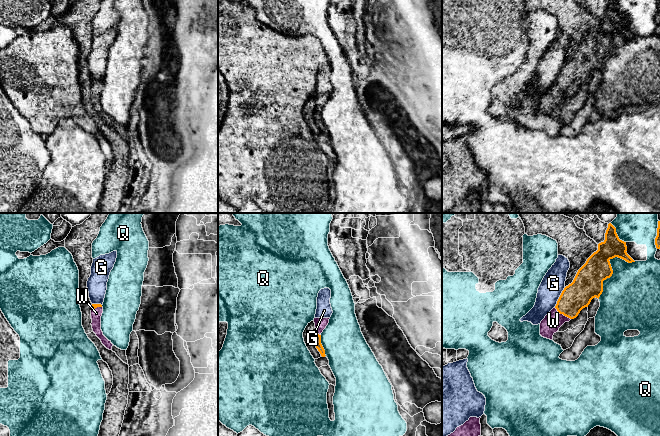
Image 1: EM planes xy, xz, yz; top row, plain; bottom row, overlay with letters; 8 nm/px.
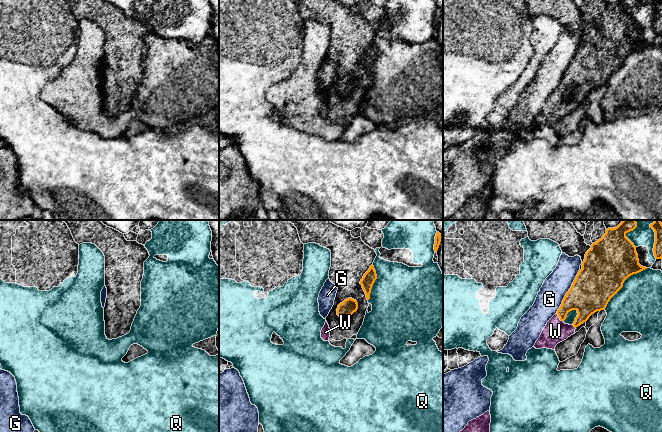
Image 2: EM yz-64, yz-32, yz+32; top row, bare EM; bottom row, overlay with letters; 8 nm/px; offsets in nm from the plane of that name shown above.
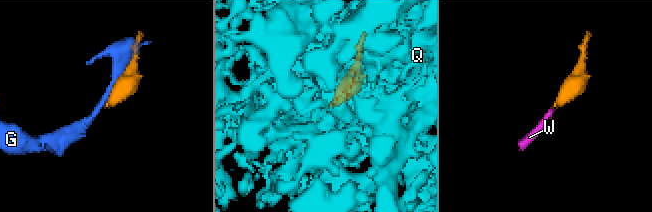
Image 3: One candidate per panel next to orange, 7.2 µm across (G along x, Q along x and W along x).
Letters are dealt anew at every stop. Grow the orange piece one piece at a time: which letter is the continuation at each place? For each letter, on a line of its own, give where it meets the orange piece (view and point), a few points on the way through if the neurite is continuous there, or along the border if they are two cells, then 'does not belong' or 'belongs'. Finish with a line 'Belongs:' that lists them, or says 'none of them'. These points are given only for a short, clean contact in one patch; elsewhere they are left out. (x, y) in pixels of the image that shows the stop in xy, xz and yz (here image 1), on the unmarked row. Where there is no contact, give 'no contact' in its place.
G: yz (559, 73) | does not belong
Q: yz (611, 43) | does not belong
W: yz (562, 89) | across yz (577, 71), (562, 89), (553, 96) | belongs
Belongs: W

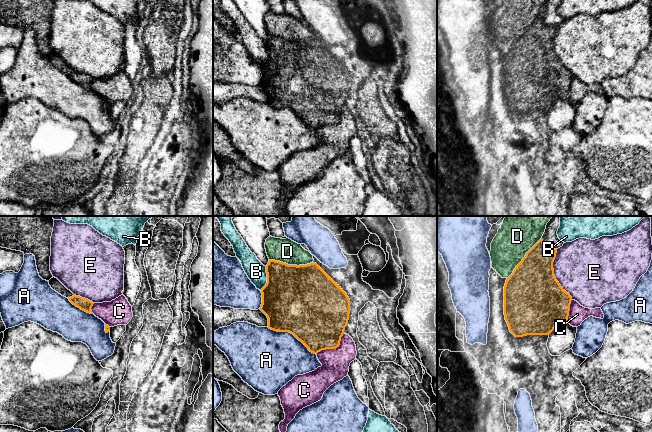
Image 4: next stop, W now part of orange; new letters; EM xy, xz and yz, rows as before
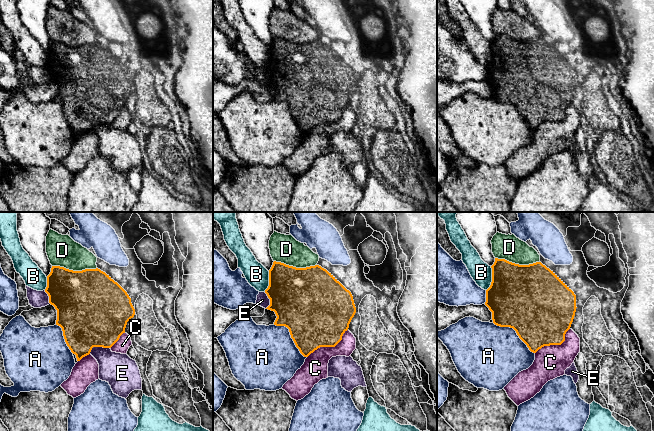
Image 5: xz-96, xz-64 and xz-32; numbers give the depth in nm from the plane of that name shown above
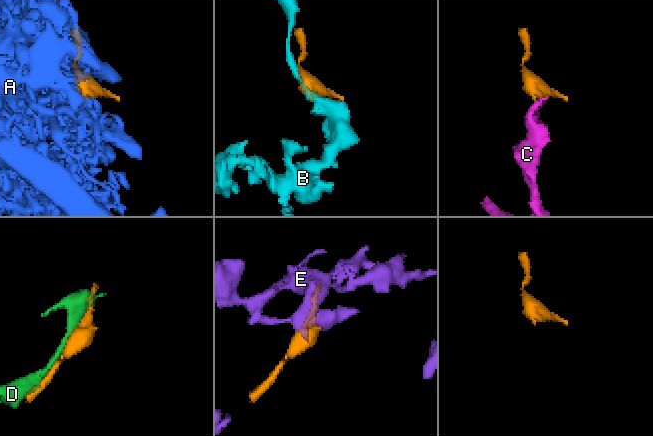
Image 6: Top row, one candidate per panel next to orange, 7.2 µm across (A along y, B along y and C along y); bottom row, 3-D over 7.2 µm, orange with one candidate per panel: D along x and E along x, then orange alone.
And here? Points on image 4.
A: xz (291, 109) | does not belong
B: xz (267, 54) | does not belong
C: xz (333, 124) | along xz (343, 109), (340, 119), (336, 123), (322, 125), (316, 130) | does not belong
D: xz (291, 41) | does not belong
E: yz (553, 50) | does not belong
Belongs: none of them

